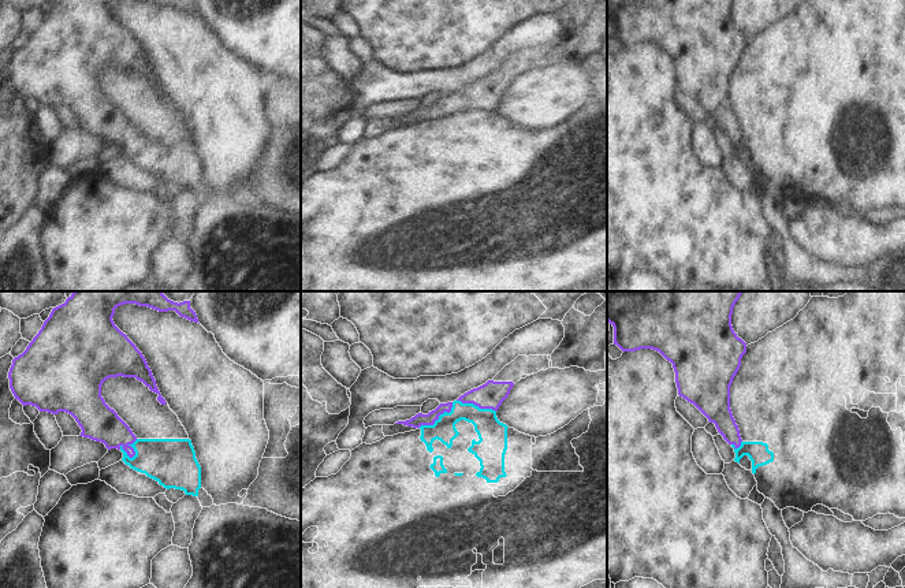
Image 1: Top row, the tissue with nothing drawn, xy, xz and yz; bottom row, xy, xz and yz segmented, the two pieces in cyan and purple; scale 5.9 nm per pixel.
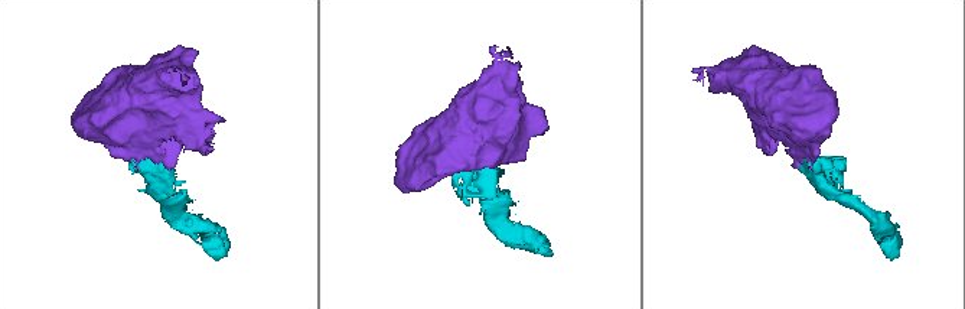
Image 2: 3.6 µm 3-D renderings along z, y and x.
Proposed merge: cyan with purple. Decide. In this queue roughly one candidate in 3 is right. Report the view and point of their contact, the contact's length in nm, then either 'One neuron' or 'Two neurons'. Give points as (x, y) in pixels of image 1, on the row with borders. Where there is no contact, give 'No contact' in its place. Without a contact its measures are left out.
Touches cyan at xz (439, 417). Shared border 260 nm. One neuron

